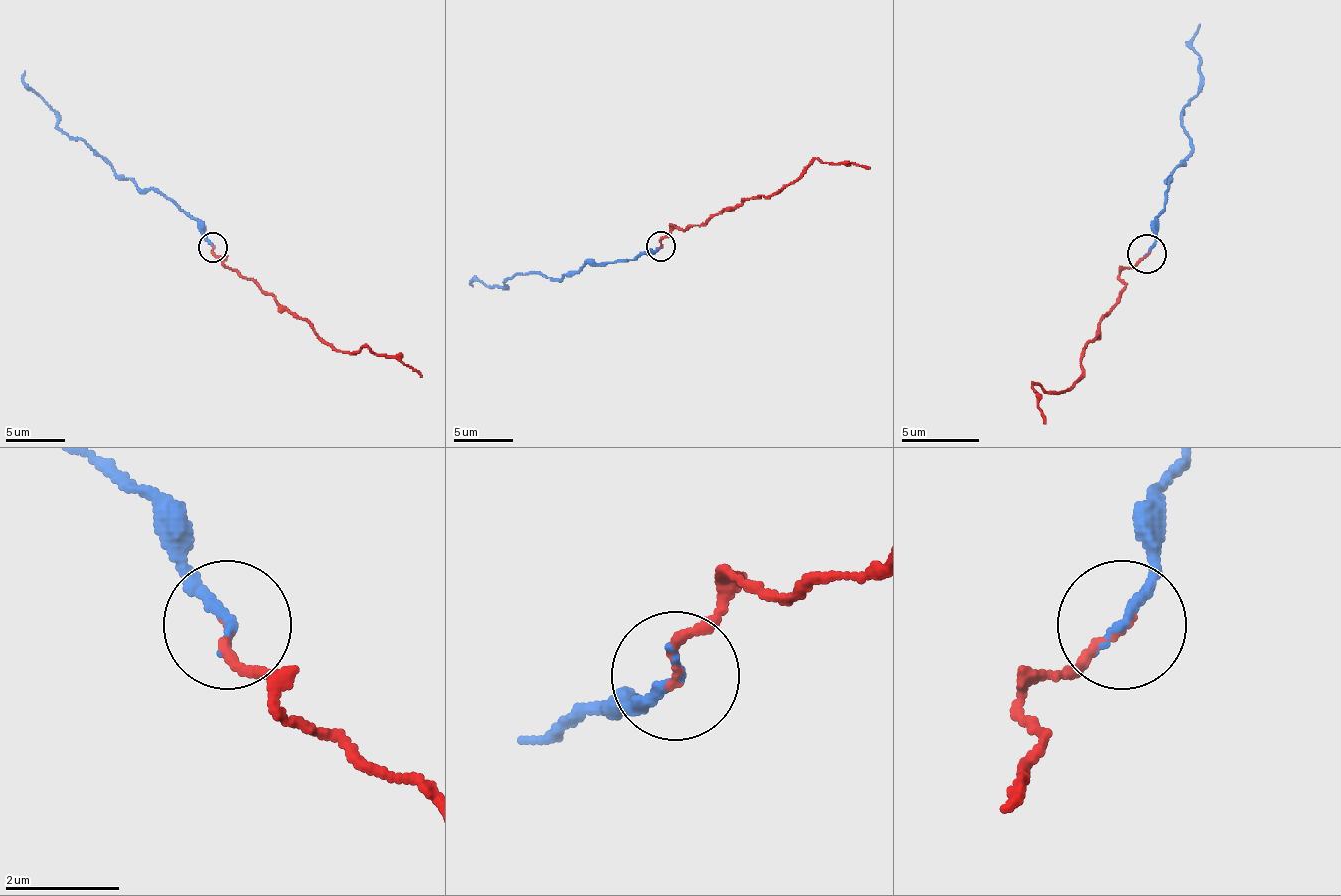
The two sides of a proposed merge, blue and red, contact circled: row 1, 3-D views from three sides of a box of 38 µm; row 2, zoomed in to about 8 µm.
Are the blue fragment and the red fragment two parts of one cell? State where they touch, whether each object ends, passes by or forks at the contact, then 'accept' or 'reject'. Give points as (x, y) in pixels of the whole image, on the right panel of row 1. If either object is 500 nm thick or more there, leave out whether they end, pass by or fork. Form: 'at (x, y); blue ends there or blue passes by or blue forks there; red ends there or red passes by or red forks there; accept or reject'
at (1147, 254); blue ends there; red ends there; accept

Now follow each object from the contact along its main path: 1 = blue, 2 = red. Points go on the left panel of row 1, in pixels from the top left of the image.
1: (212, 247), (170, 200), (140, 188), (69, 137), (24, 71)
2: (212, 247), (224, 262), (304, 319), (319, 337), (343, 352), (367, 349), (397, 355), (421, 376)

